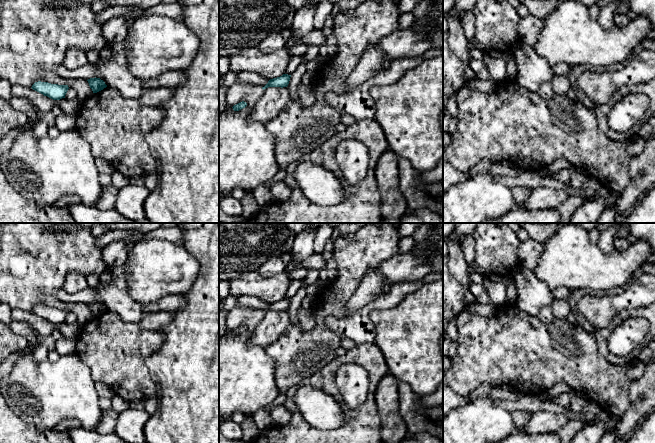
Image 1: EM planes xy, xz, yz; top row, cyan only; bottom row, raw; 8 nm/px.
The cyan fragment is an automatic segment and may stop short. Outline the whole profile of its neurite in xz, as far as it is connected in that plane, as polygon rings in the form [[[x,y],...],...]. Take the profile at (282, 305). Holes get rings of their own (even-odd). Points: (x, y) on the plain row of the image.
[[[283,298],[280,301],[270,303],[268,307],[264,311],[262,311],[262,313],[264,314],[268,311],[287,311],[290,305],[290,301],[291,299]]]

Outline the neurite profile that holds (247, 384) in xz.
[[[250,330],[239,335],[234,335],[232,331],[219,334],[219,422],[230,421],[234,412],[252,417],[255,412],[267,408],[280,393],[275,382],[274,360],[266,353],[265,348],[248,344],[251,335]]]

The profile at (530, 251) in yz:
[[[528,238],[522,242],[519,246],[519,261],[520,264],[529,269],[534,270],[538,265],[543,253],[543,245],[535,241],[534,239]]]

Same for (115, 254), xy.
[[[131,240],[114,241],[103,248],[102,256],[108,268],[121,267],[128,260],[127,245]]]

